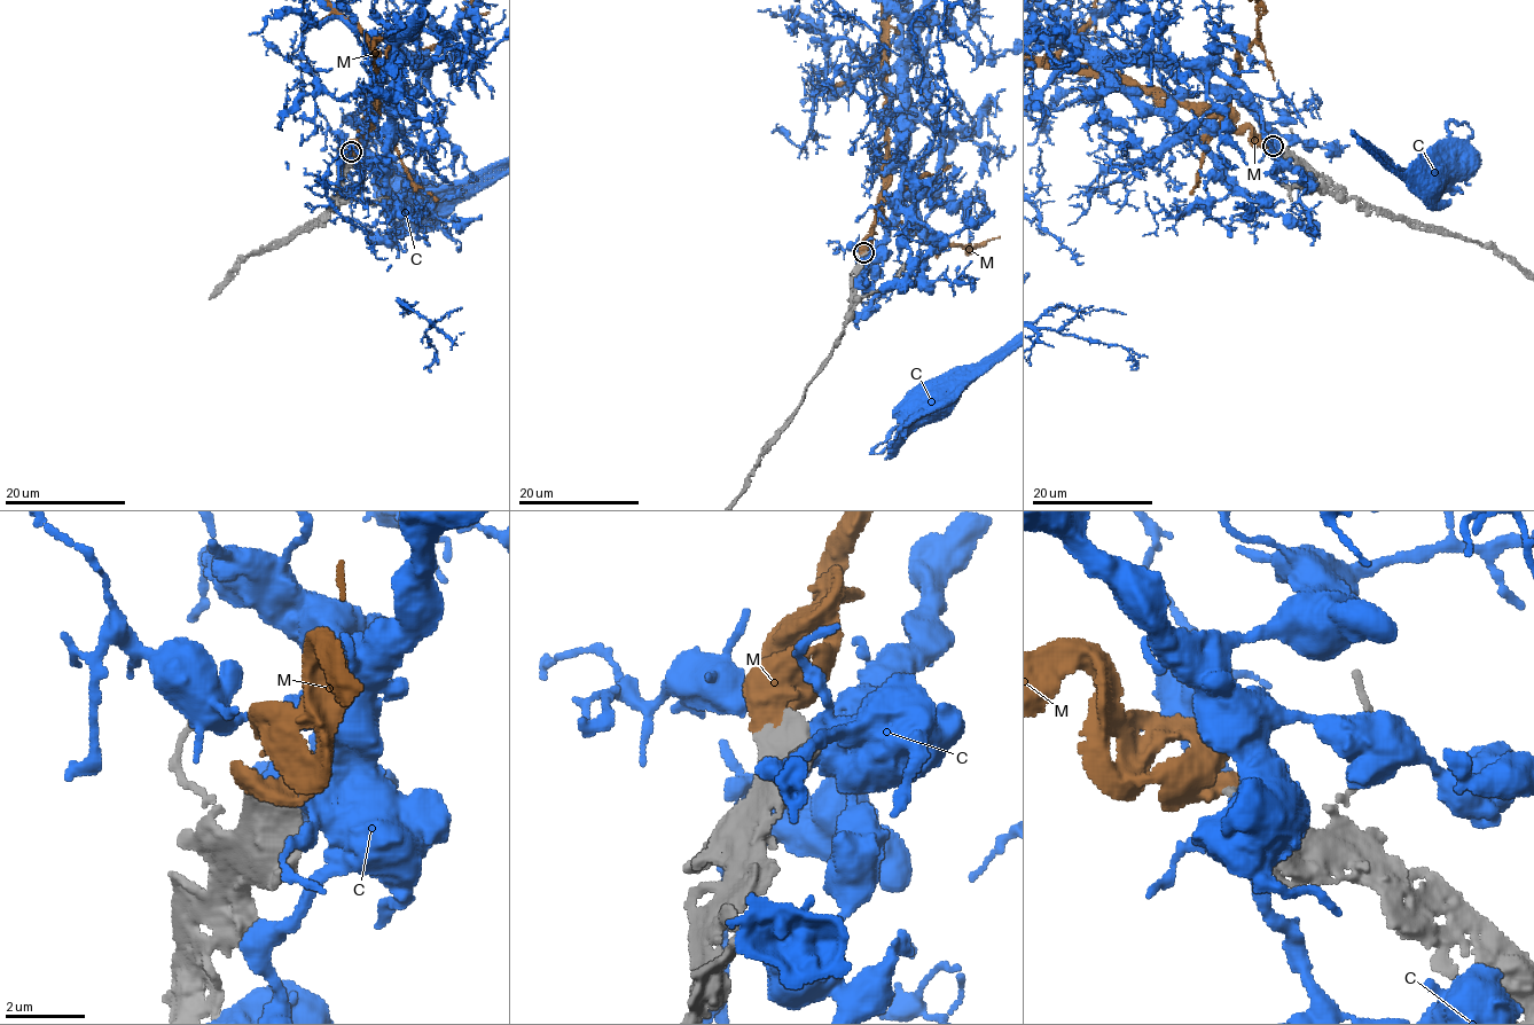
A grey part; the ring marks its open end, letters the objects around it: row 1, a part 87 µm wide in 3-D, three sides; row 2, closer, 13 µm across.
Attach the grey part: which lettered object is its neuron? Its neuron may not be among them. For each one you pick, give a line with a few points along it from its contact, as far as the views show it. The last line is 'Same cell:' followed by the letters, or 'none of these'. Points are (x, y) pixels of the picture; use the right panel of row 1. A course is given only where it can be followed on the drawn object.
Same cell: M

